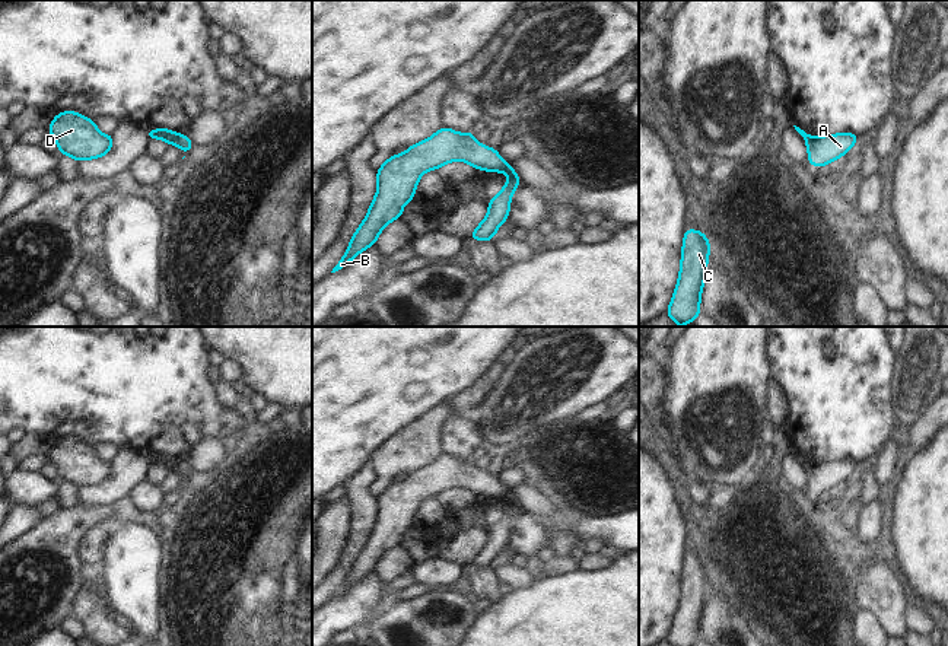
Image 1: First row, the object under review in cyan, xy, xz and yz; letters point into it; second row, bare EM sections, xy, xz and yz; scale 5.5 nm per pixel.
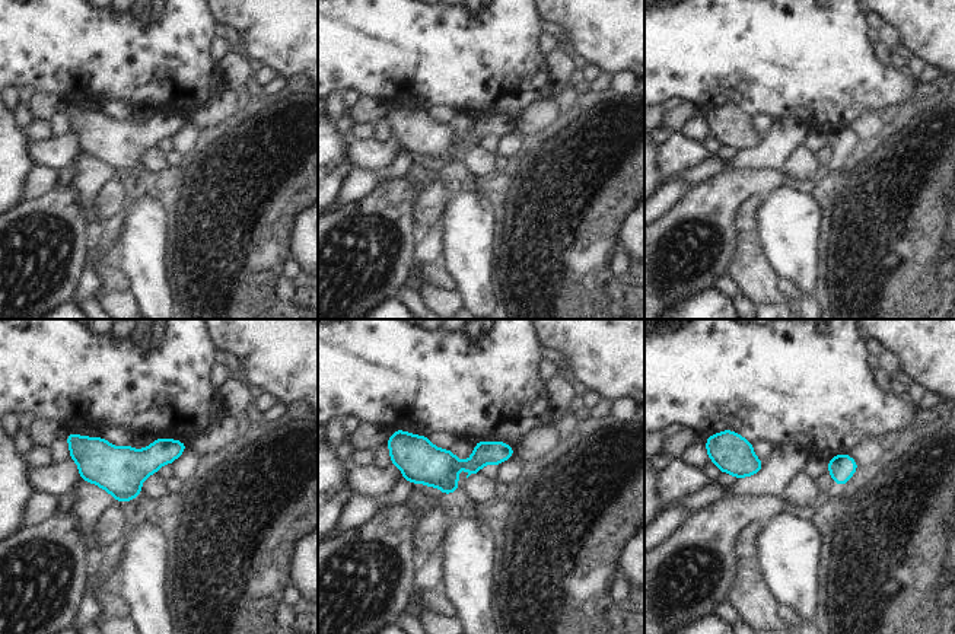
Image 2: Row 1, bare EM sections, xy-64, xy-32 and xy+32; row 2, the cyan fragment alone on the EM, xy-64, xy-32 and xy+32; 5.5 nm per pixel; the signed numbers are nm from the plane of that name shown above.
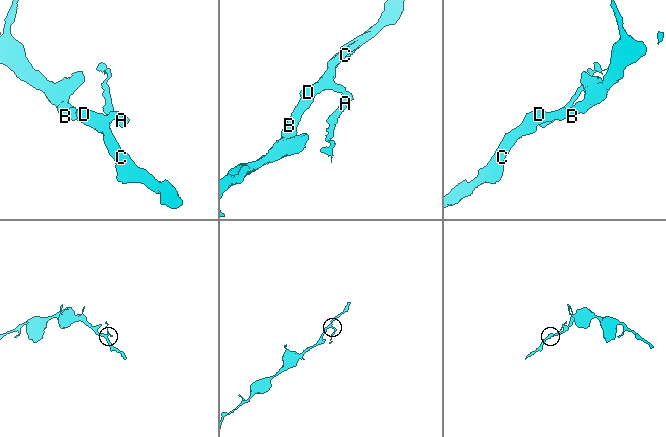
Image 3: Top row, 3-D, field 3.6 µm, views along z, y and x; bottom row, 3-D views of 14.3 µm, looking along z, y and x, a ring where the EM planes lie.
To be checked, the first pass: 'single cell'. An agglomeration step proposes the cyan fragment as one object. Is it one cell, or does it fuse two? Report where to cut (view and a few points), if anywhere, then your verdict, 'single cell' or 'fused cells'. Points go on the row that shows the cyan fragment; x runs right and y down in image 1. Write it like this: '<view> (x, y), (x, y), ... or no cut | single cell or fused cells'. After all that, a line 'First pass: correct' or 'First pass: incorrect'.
xy (180, 134), (171, 143) | fused cells
First pass: incorrect

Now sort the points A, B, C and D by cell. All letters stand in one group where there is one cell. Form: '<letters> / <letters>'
A / B C D

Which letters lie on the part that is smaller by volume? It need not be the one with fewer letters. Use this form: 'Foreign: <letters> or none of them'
Foreign: A

